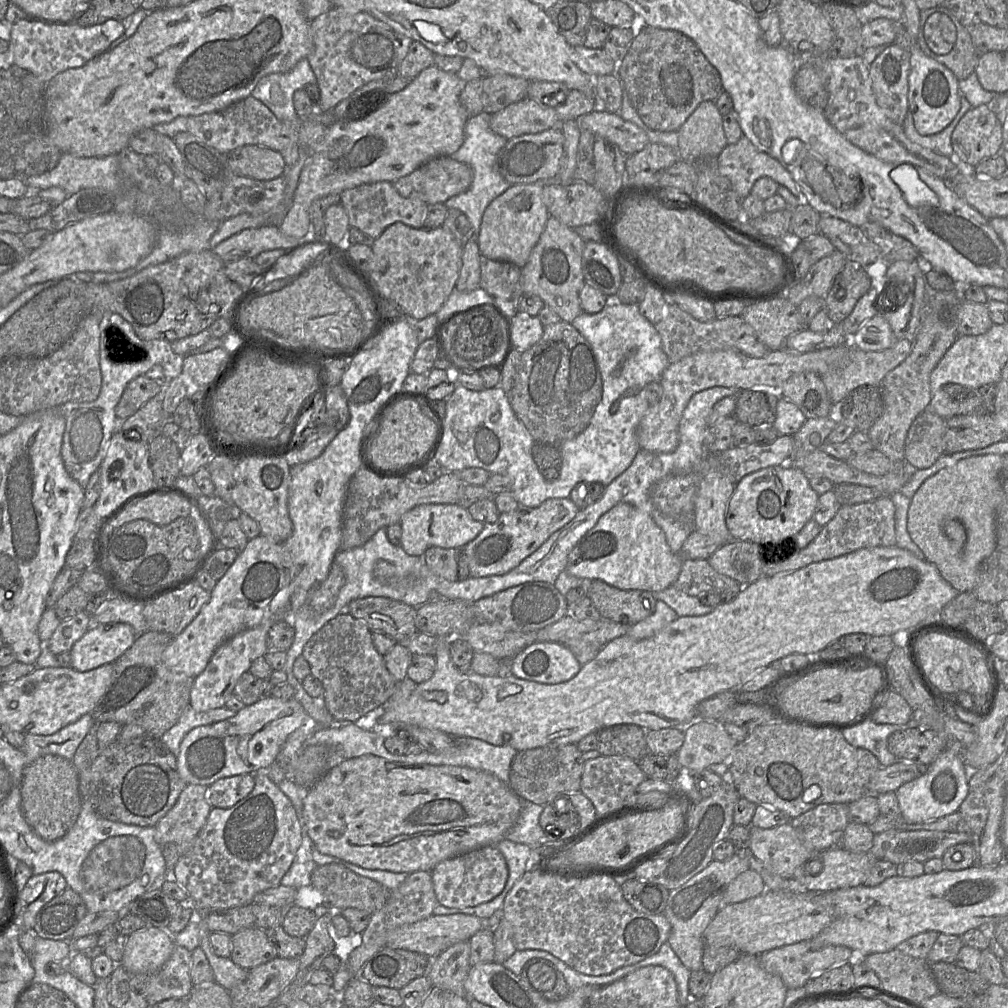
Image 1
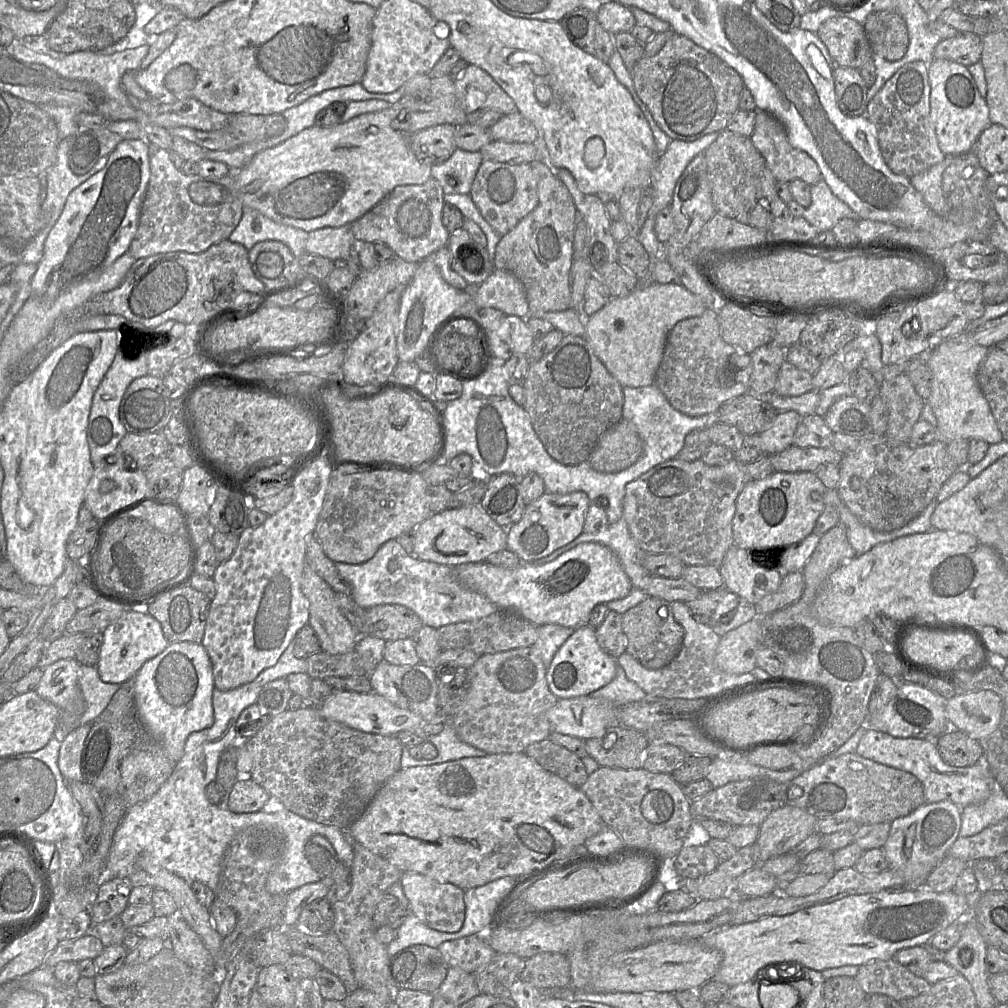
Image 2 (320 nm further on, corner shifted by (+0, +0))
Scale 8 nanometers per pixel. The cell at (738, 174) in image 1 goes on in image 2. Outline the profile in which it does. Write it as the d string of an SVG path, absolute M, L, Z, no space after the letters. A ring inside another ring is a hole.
M756 110L750 140L765 159L776 181L790 182L794 179L801 179L809 185L814 185L822 179L817 163L809 154L790 144L785 126L774 115L763 110Z

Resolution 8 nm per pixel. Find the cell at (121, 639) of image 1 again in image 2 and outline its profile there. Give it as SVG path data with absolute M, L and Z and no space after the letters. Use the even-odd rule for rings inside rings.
M145 610L126 611L102 632L103 644L97 669L100 678L106 683L121 685L133 680L148 660L162 653L169 645L160 622Z

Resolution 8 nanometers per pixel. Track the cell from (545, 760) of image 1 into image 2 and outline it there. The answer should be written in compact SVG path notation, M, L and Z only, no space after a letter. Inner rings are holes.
M549 738L529 744L524 753L575 787L582 788L588 778L582 759Z

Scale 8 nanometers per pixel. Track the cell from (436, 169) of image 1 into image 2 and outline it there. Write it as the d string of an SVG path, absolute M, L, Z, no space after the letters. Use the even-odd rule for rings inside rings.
M483 159L469 195L483 218L500 236L514 229L538 205L537 180L530 163L507 164Z

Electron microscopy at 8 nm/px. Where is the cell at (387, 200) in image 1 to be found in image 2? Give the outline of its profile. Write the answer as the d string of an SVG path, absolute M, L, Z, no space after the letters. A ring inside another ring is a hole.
M430 177L421 185L401 185L394 188L371 210L350 223L357 241L387 244L397 257L411 263L420 263L433 252L448 245L449 231L442 223L444 192L439 182Z

